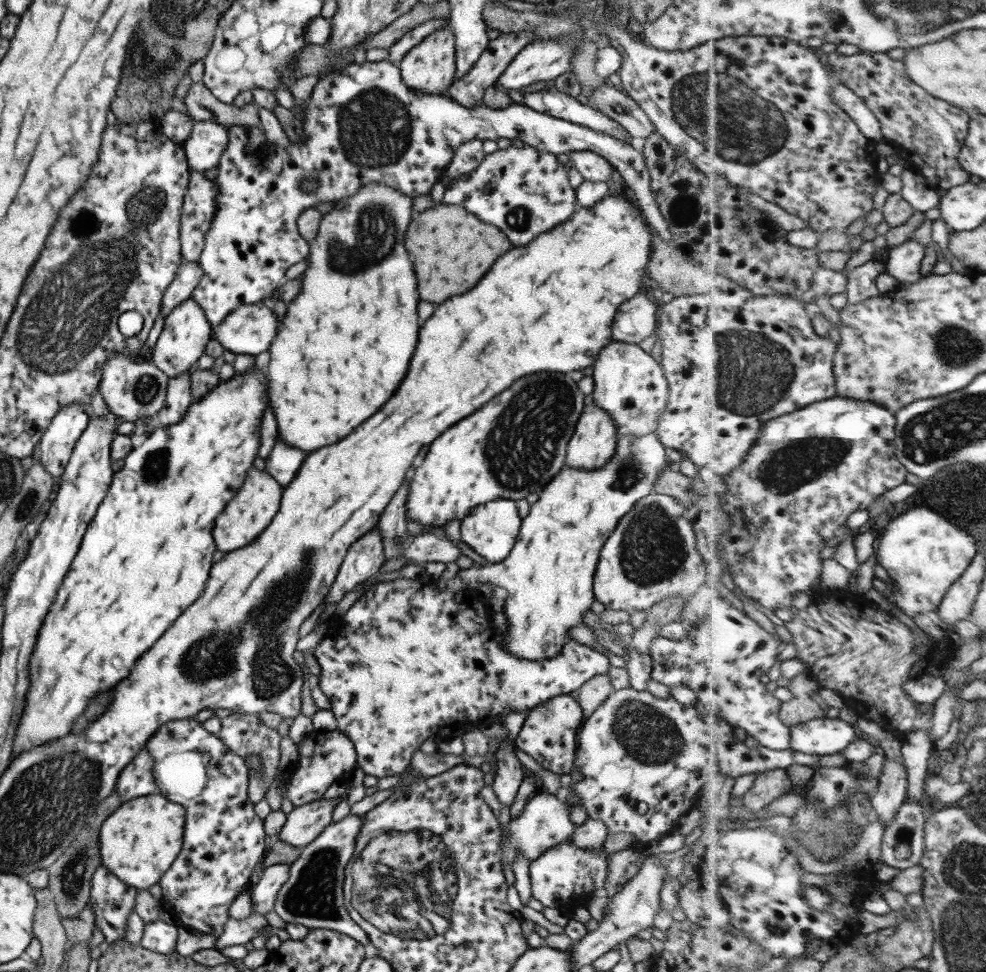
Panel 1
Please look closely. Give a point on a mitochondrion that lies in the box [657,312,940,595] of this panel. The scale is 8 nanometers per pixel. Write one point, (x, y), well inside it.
(752, 381)

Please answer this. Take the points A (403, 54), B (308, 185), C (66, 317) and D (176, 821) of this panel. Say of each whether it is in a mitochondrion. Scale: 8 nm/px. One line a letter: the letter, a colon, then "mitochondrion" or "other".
A: other
B: mitochondrion
C: mitochondrion
D: other

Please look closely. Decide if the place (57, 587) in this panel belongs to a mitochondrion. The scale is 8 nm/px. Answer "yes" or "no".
no

